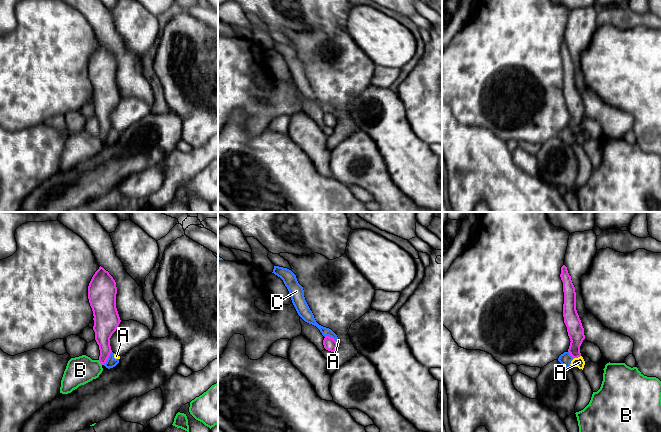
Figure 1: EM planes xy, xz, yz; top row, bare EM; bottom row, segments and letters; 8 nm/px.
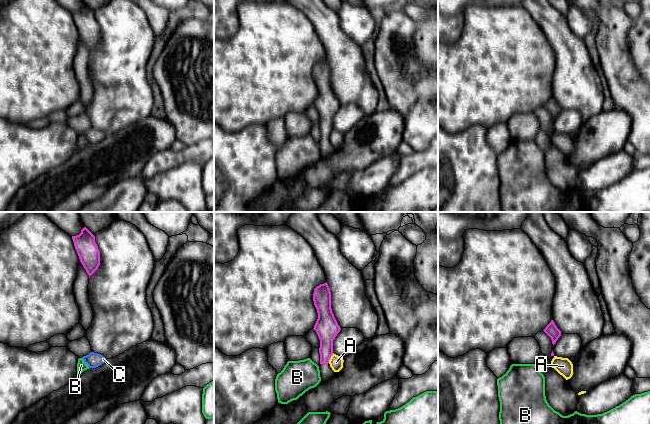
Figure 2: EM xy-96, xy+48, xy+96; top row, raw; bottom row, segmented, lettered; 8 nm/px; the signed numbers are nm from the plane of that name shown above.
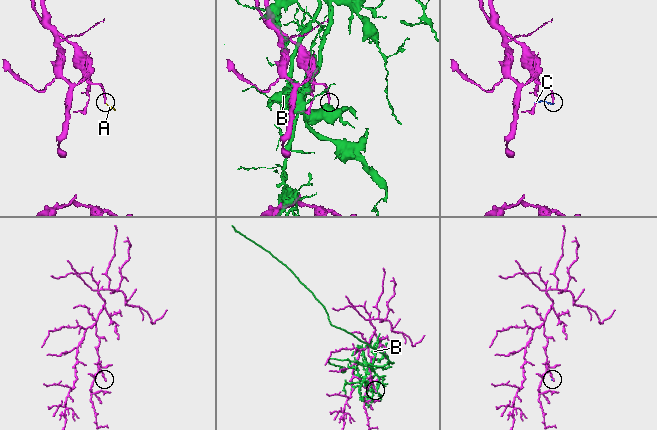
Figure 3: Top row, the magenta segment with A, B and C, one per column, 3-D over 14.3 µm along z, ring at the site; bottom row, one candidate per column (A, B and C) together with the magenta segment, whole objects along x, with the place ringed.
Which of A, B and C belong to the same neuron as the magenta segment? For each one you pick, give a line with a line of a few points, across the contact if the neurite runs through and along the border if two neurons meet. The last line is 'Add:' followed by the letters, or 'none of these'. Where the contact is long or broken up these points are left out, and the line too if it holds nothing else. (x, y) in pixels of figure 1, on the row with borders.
Add: none of these

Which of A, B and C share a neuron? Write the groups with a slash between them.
A C / B

